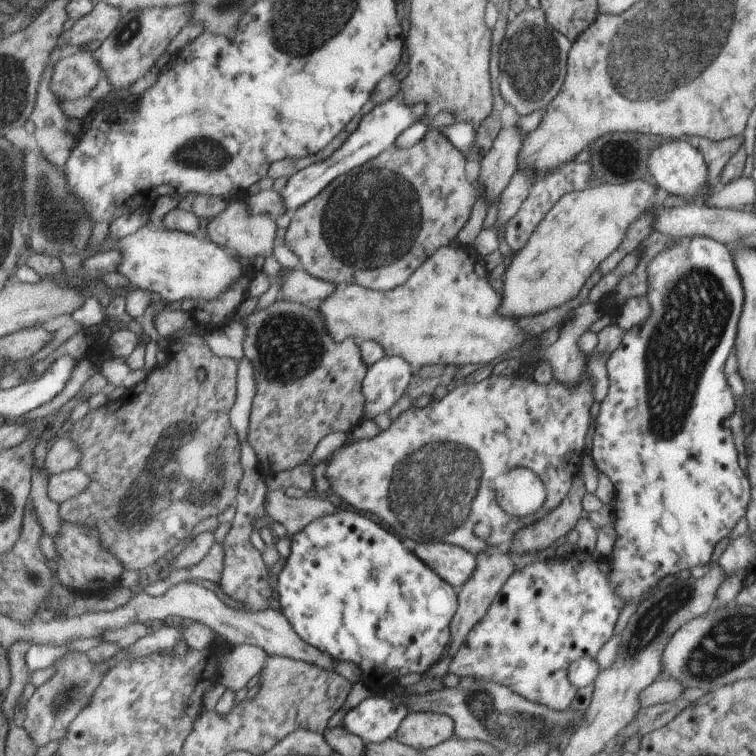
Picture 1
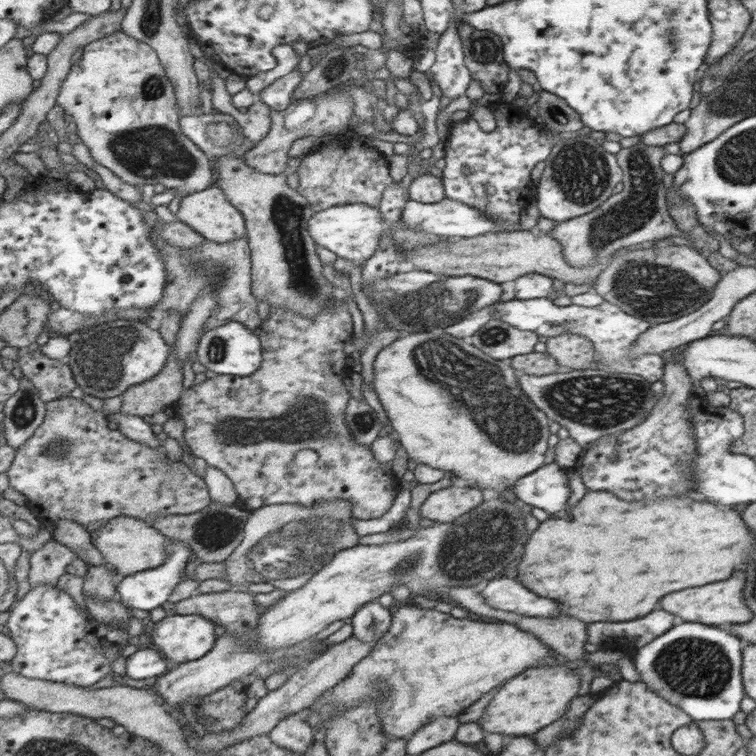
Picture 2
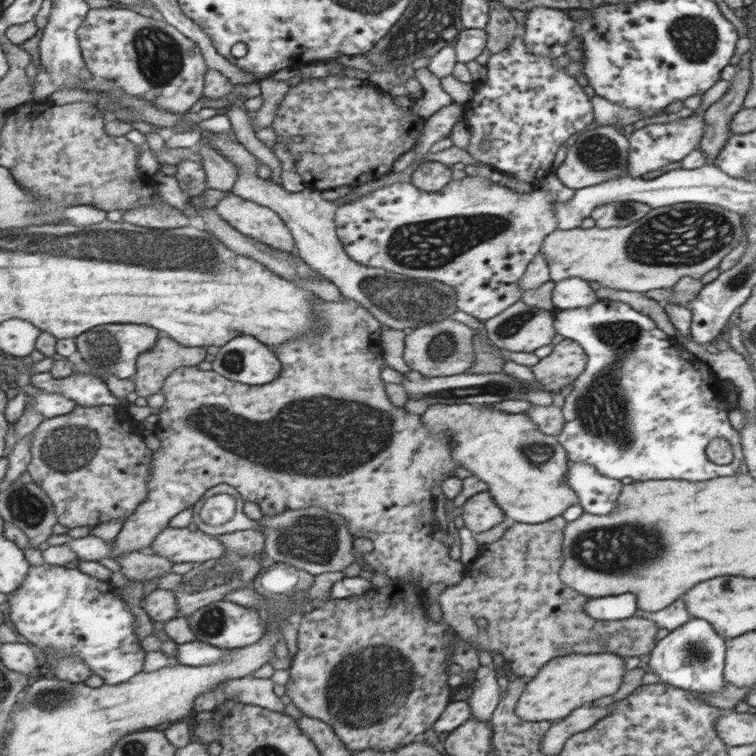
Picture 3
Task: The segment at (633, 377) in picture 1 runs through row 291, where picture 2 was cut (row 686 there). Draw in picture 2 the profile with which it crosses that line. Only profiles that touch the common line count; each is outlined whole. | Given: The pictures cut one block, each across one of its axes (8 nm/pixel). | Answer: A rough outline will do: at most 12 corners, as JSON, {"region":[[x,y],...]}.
{"region":[[683,622],[638,648],[651,692],[697,722],[743,698],[735,636]]}

